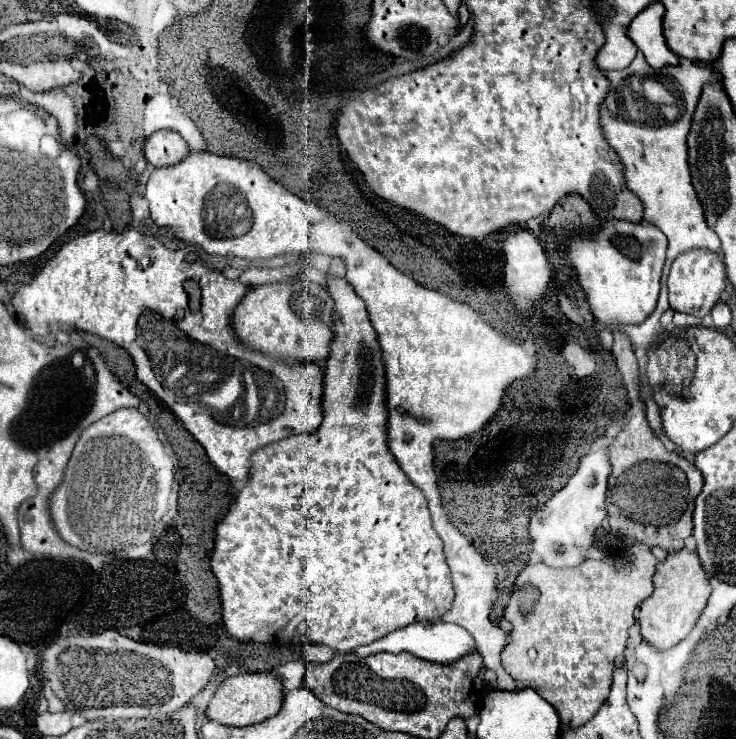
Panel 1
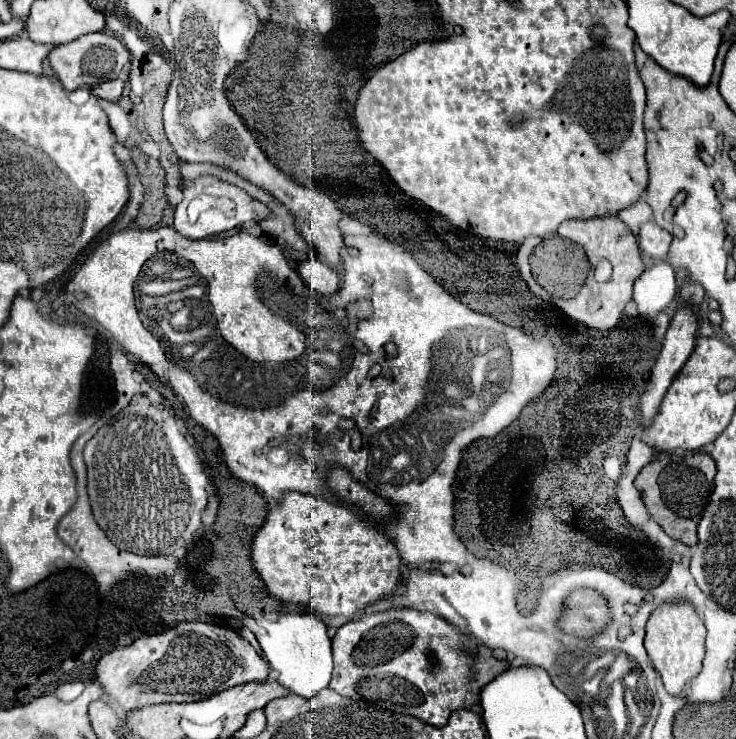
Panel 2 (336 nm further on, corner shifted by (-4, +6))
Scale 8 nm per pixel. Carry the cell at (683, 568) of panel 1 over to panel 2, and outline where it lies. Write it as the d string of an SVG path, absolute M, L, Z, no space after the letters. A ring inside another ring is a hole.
M662 604L656 612L652 612L648 624L646 624L646 640L644 646L648 650L648 656L656 668L656 672L662 676L664 688L672 696L680 696L686 688L686 684L698 676L702 670L704 660L704 638L706 628L696 610L686 604Z

